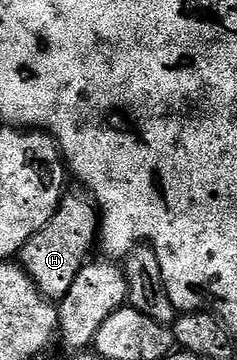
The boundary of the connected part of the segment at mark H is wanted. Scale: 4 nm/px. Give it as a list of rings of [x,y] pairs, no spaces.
[[[70,190],[61,196],[61,204],[57,206],[57,212],[47,221],[47,225],[23,249],[19,252],[20,266],[24,267],[35,285],[40,291],[54,301],[59,301],[71,289],[75,277],[90,262],[89,255],[99,243],[99,232],[101,231],[101,212],[98,211],[92,195],[84,190]]]

